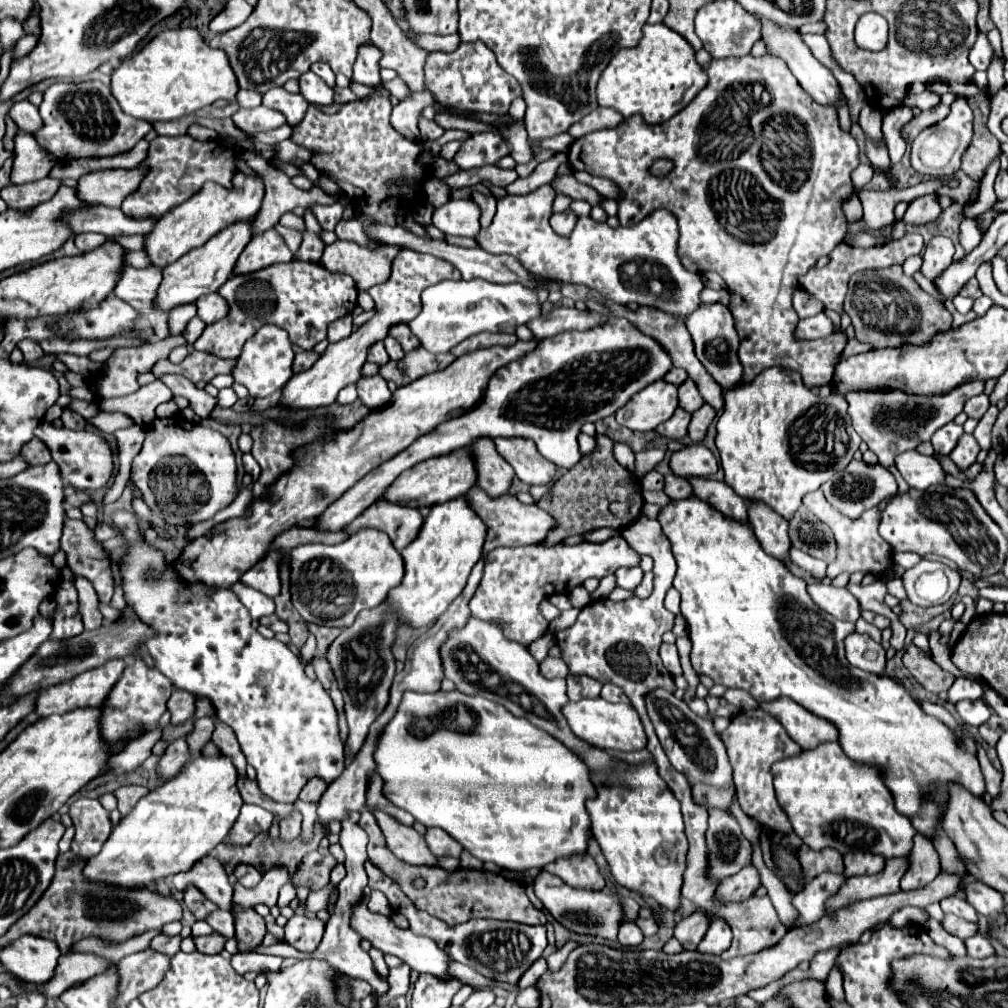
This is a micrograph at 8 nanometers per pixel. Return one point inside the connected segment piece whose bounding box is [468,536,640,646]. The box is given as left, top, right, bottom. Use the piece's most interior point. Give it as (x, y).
(516, 580)

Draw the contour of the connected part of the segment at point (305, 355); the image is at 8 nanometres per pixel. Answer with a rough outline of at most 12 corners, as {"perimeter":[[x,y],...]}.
{"perimeter":[[306,350],[298,352],[294,356],[294,374],[302,372],[296,370],[298,358],[302,366],[312,366],[318,360],[316,352],[306,352]]}

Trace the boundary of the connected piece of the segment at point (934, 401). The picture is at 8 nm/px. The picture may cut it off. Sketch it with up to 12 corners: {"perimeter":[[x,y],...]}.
{"perimeter":[[984,382],[946,394],[850,390],[852,424],[878,462],[930,442]]}

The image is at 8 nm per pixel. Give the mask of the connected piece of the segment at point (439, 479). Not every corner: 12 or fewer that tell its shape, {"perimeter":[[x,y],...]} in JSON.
{"perimeter":[[468,448],[424,460],[382,498],[412,508],[468,494]]}

